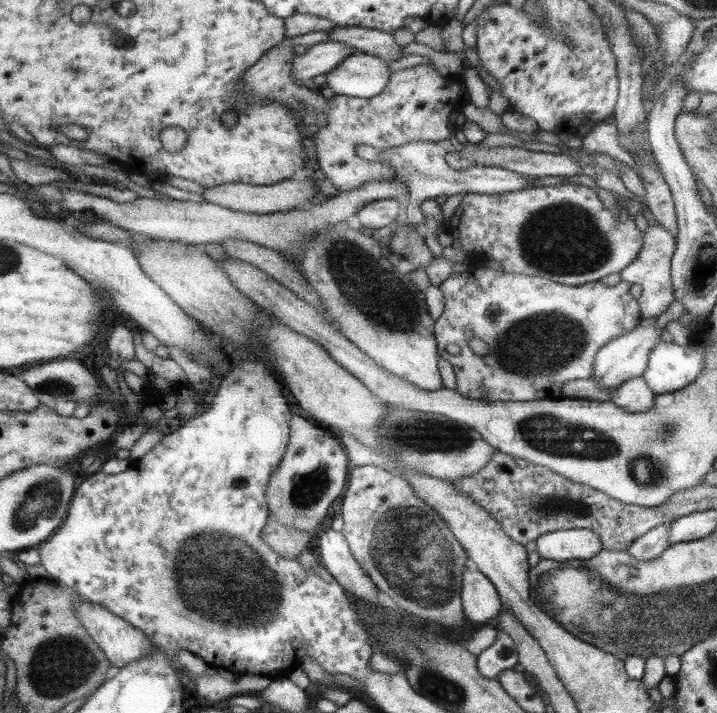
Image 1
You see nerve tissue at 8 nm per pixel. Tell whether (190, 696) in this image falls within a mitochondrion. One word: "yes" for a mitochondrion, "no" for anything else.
no

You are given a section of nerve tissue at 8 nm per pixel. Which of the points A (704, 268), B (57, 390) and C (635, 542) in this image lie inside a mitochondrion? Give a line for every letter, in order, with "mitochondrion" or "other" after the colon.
A: mitochondrion
B: mitochondrion
C: other

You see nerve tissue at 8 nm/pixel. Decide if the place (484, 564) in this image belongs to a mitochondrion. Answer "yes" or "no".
no

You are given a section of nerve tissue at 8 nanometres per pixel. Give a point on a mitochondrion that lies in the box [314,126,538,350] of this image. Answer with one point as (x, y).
(345, 257)

